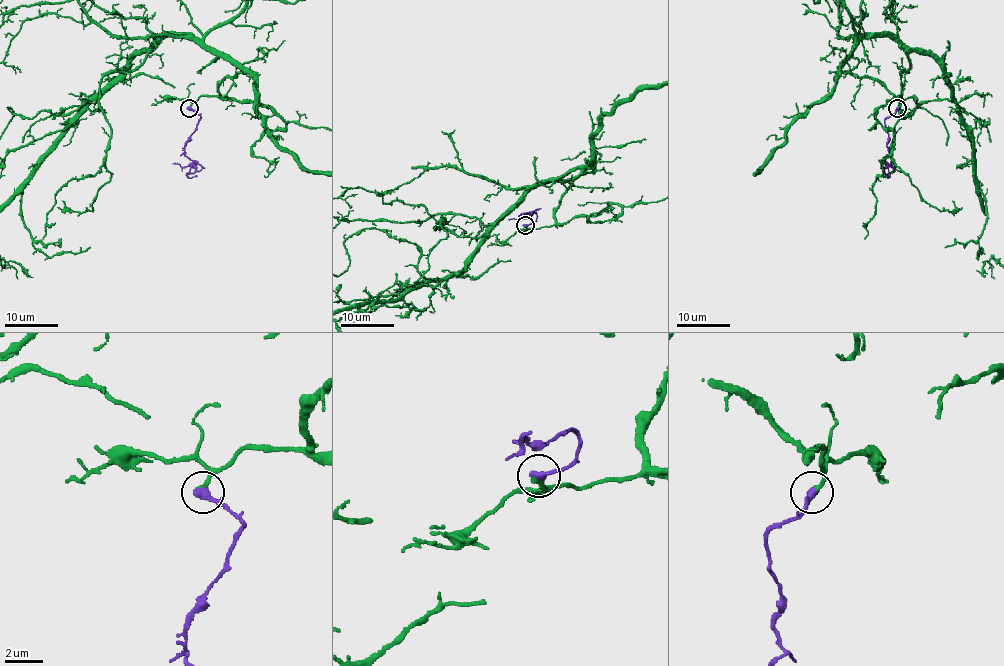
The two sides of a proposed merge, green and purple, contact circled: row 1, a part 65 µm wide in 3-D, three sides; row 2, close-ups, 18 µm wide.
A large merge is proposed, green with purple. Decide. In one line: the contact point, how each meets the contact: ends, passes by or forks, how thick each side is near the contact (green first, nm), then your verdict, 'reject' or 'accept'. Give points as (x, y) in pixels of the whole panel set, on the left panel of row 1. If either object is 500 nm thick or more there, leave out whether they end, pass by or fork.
at (189, 108); green ends there; purple ends there; 320 nm thick on the green side, 420 nm on the other; accept

